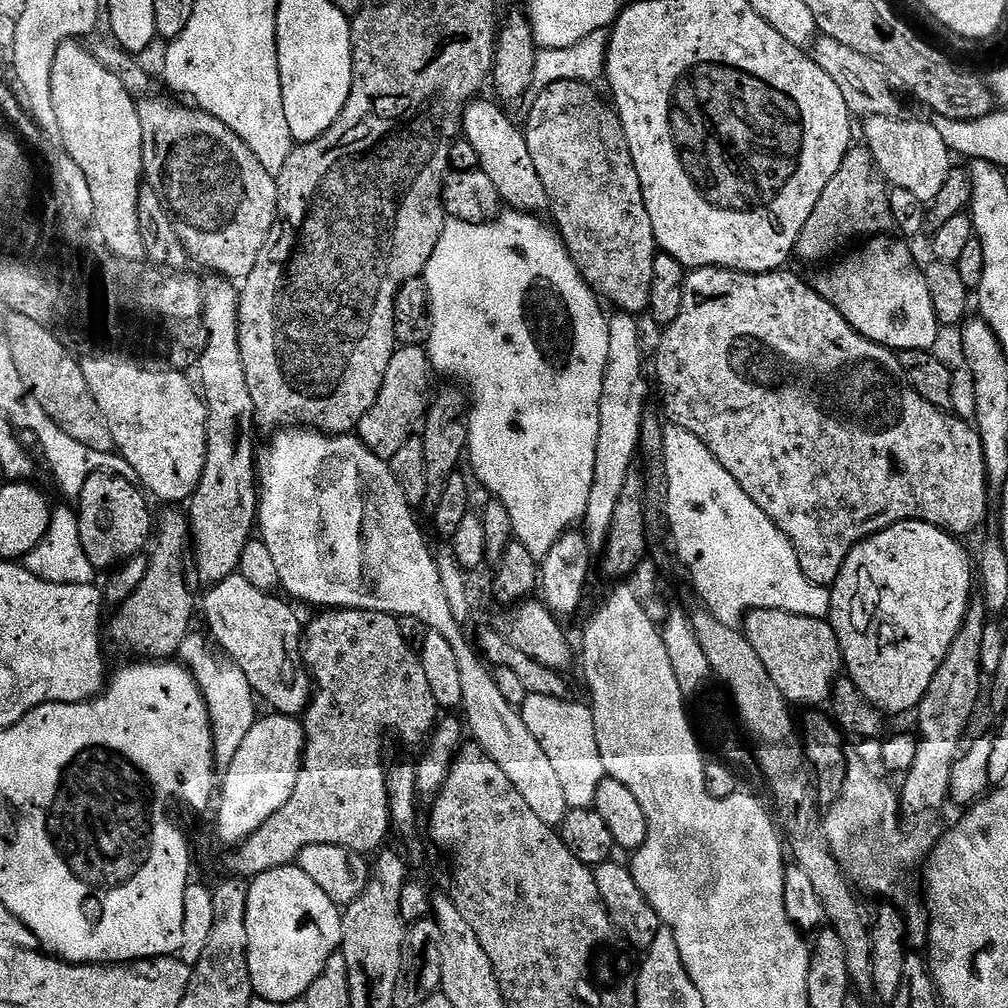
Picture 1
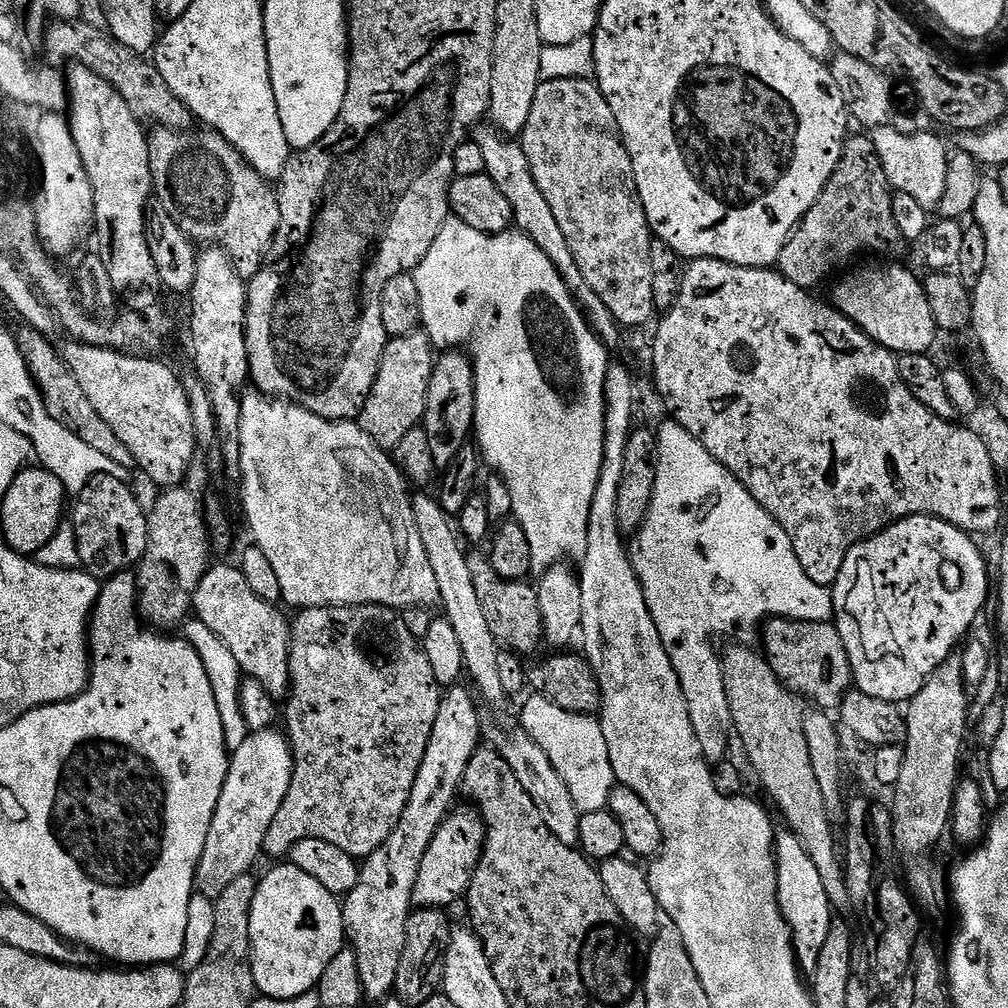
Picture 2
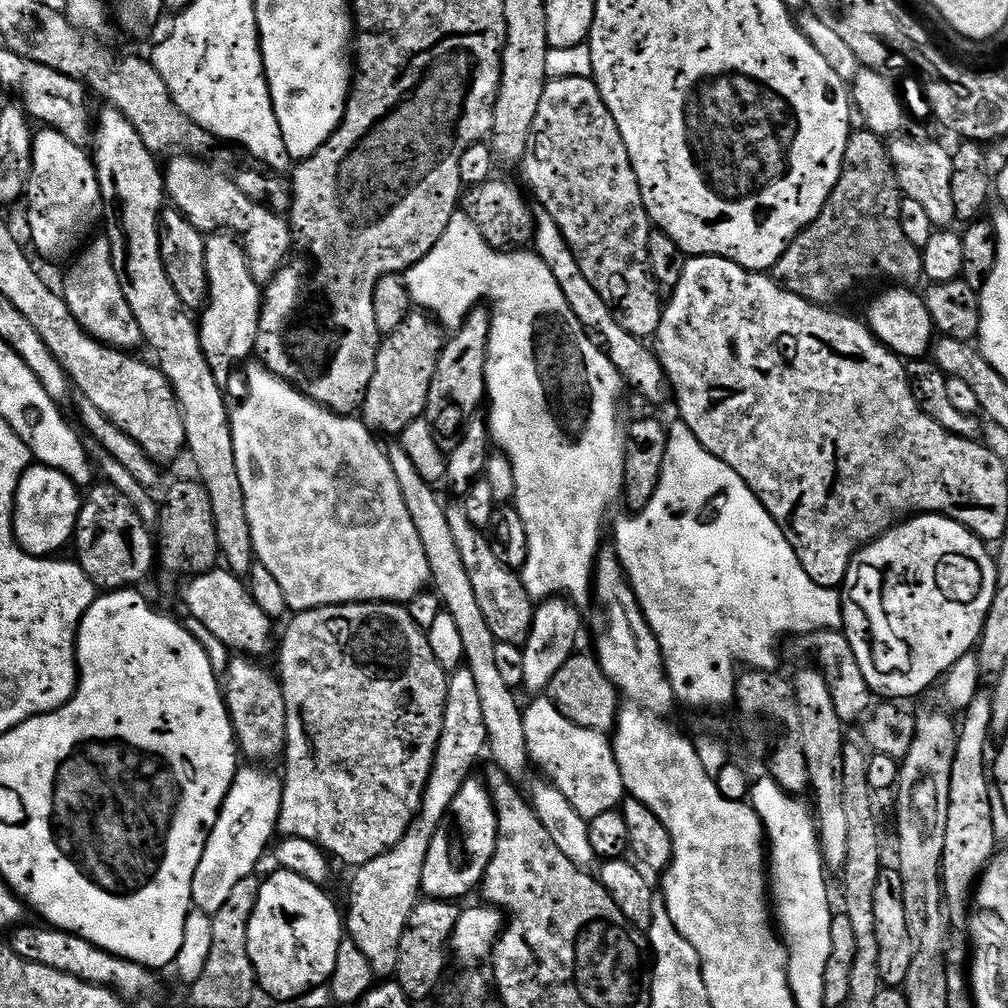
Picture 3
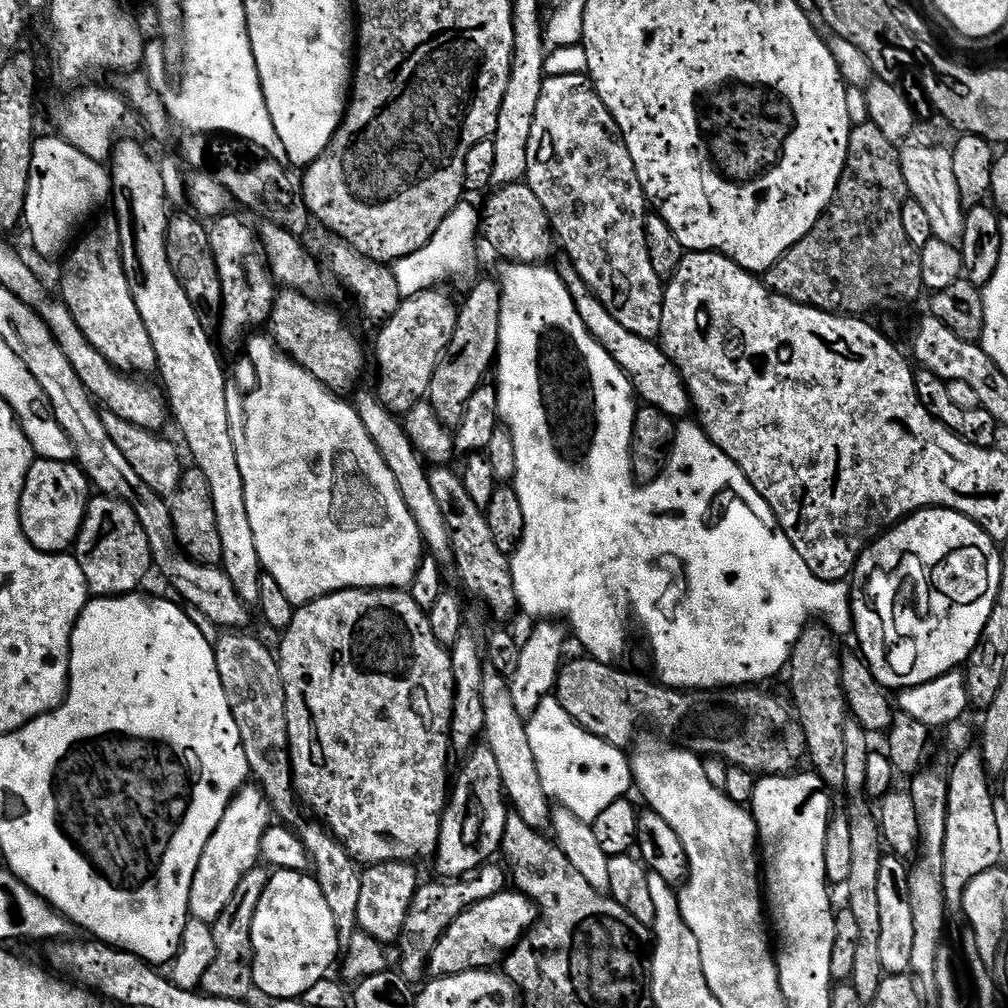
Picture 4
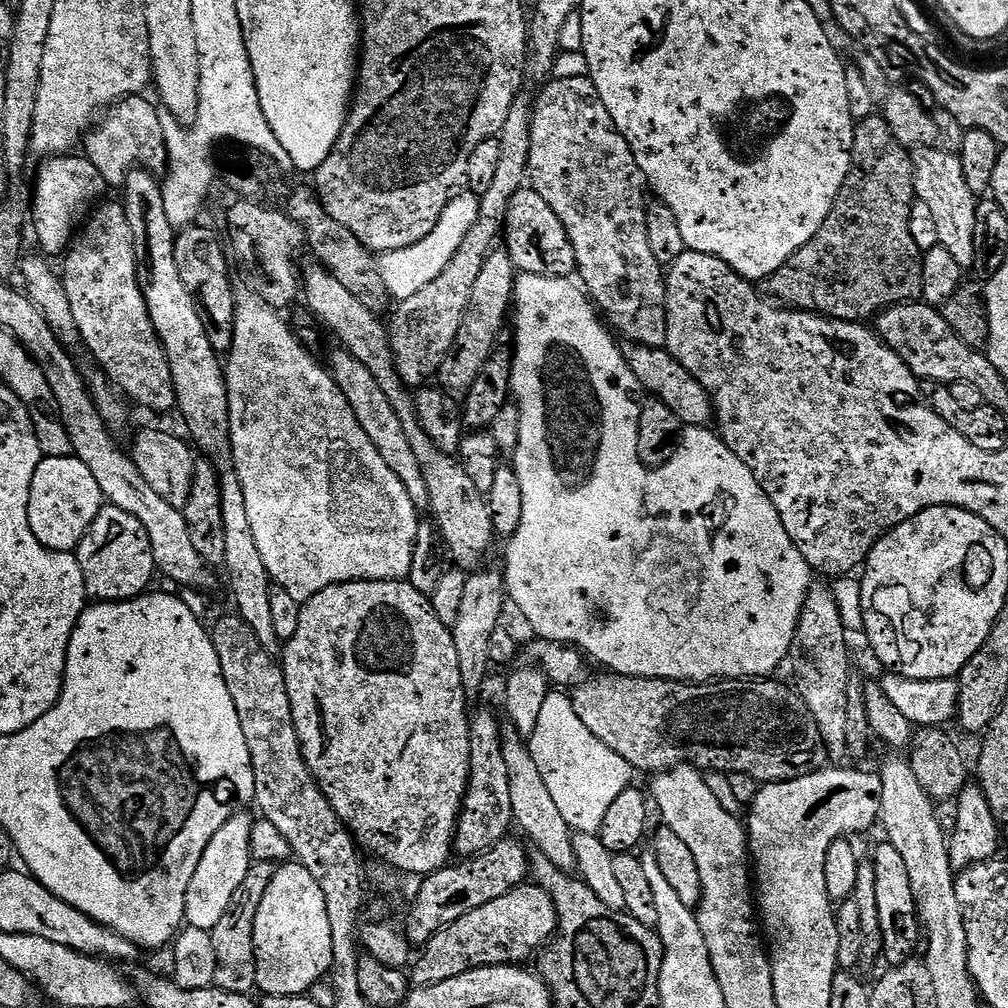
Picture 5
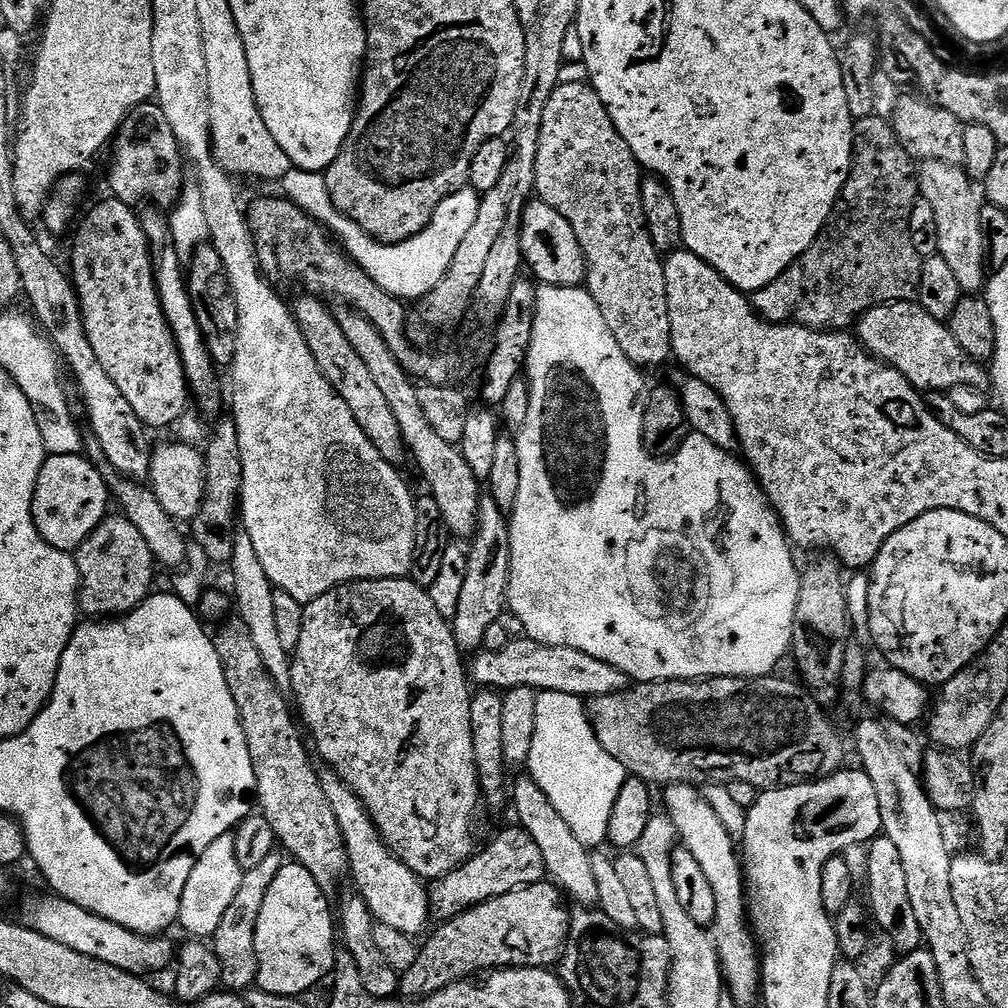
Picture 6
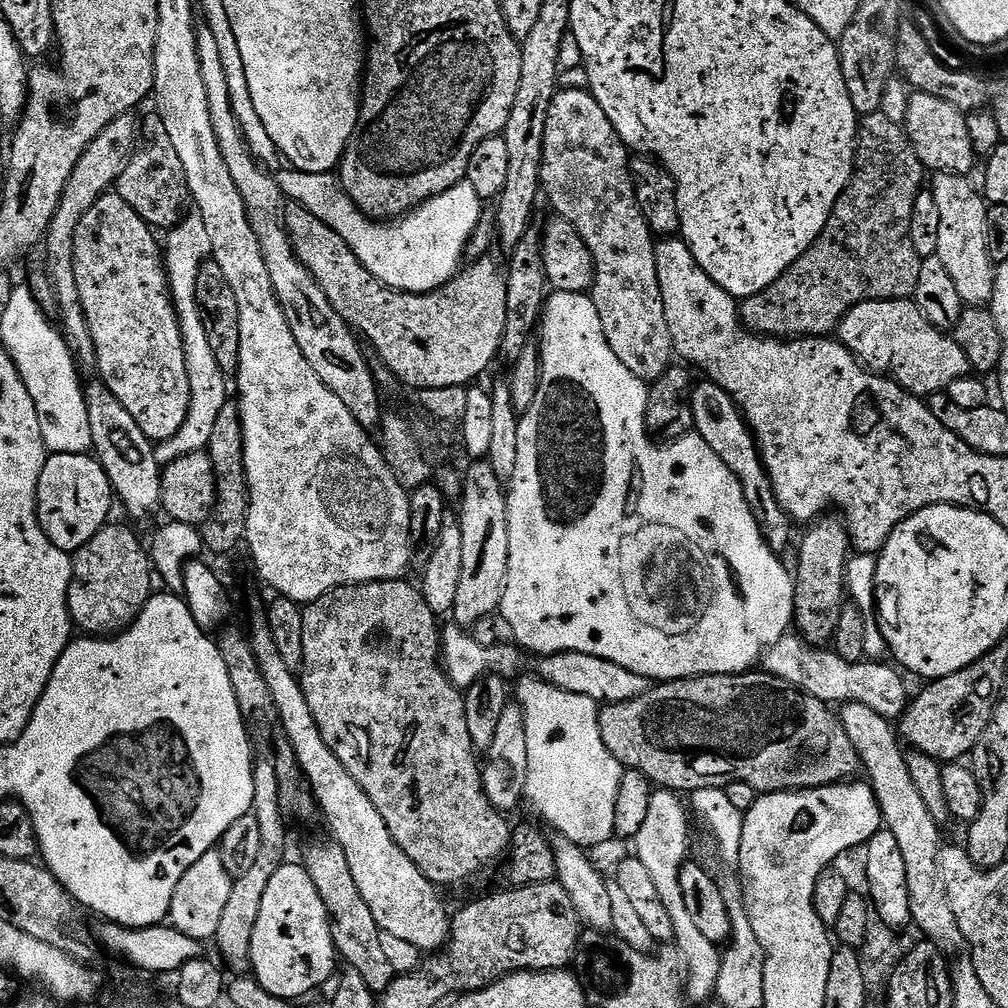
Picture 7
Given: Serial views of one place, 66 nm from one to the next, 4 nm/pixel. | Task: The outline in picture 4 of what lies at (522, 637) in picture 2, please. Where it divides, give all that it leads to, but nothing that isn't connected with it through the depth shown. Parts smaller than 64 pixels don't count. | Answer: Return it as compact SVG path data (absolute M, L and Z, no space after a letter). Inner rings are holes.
M436 466L429 471L428 477L430 487L434 489L434 499L446 520L446 530L450 532L454 569L460 575L461 582L470 591L480 595L481 602L488 607L488 612L494 619L508 620L518 612L509 553L498 550L498 542L494 542L486 512L470 498L463 475L451 470L448 466Z

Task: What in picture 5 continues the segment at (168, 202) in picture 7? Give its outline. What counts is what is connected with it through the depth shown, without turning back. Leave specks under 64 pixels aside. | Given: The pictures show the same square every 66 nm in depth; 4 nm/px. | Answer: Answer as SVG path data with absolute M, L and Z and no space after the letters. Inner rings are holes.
M144 94L128 96L111 105L98 127L89 131L83 141L83 155L92 163L94 170L102 174L105 185L123 186L128 175L134 171L160 174L168 166L166 139L163 138L161 119L158 118L159 107L155 103L152 105L146 97Z

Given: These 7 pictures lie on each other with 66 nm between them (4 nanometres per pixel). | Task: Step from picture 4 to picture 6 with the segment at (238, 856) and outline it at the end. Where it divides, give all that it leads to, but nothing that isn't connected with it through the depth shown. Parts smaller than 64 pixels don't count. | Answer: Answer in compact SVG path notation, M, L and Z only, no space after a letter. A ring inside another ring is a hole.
M229 834L218 838L208 847L206 854L198 858L194 870L190 870L190 878L186 881L186 890L182 890L180 903L179 927L184 927L192 938L211 938L216 935L218 922L226 915L230 901L242 886L245 869L240 868L238 858L234 854L235 835Z

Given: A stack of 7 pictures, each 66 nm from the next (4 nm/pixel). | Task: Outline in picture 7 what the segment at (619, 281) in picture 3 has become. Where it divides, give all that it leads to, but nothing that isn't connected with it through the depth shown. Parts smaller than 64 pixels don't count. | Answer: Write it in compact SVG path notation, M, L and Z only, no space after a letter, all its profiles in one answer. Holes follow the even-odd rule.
M560 88L554 94L554 102L550 102L550 110L546 114L546 138L544 139L544 157L542 158L542 170L540 171L540 186L543 195L548 196L548 200L552 203L552 212L562 217L566 222L570 222L570 226L574 226L574 230L578 230L578 234L582 238L582 242L586 242L586 246L590 250L590 254L594 258L594 266L596 267L596 276L592 280L591 298L594 306L598 310L598 318L602 318L602 330L606 334L606 342L610 346L610 350L614 350L614 354L618 354L618 358L622 362L622 366L626 366L626 370L630 374L634 374L642 382L651 382L657 380L658 377L666 371L667 368L673 367L674 349L672 339L670 338L670 326L666 322L666 310L662 302L662 290L658 286L658 270L656 269L656 245L657 241L650 226L646 222L646 218L639 208L638 199L635 197L635 184L632 181L630 161L630 149L624 145L622 138L618 134L618 130L614 130L614 126L610 122L610 118L606 118L606 110L602 110L602 106L598 106L598 102L587 90L566 90Z

